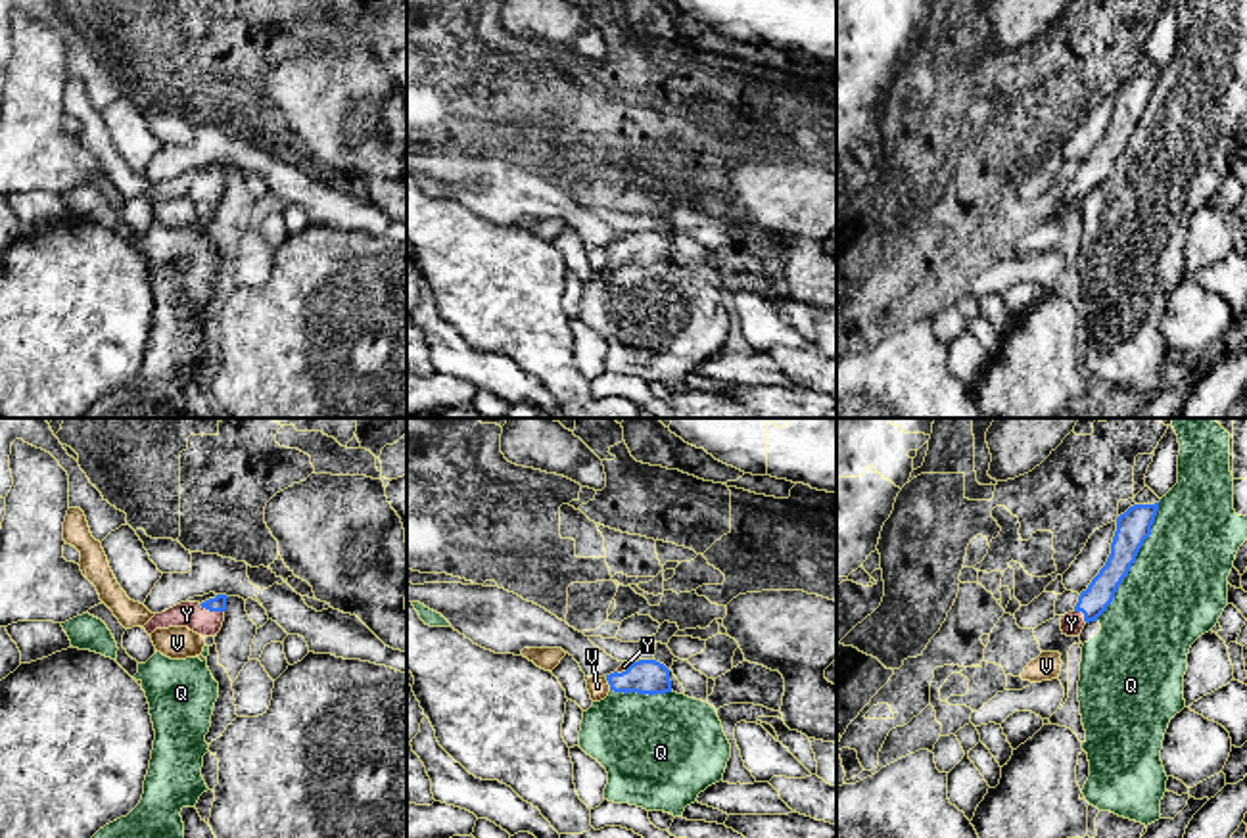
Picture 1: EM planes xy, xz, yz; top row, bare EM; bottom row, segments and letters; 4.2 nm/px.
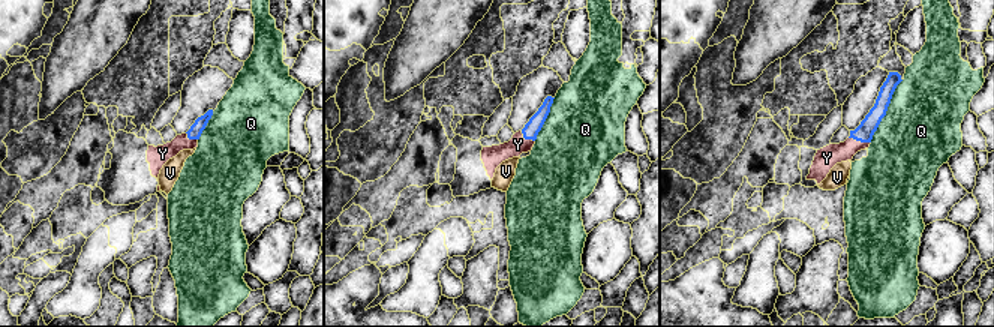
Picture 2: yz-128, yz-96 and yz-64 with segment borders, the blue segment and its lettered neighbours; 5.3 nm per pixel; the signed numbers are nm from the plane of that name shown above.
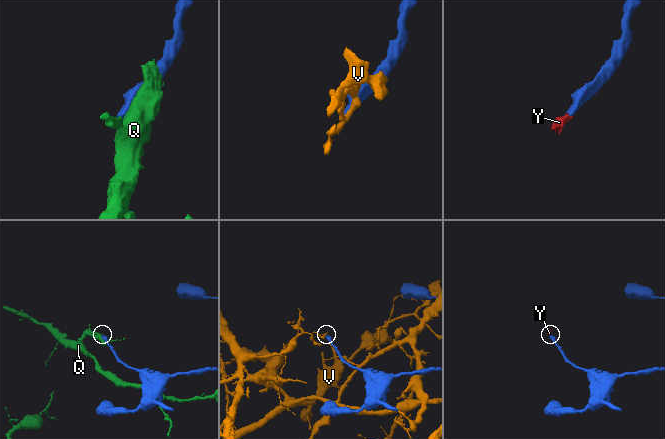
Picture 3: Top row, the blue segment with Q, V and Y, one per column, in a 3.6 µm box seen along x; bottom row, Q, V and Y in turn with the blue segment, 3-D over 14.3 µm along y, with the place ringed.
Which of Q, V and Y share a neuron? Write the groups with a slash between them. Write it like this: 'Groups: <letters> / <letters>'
Groups: Q / V / Y

